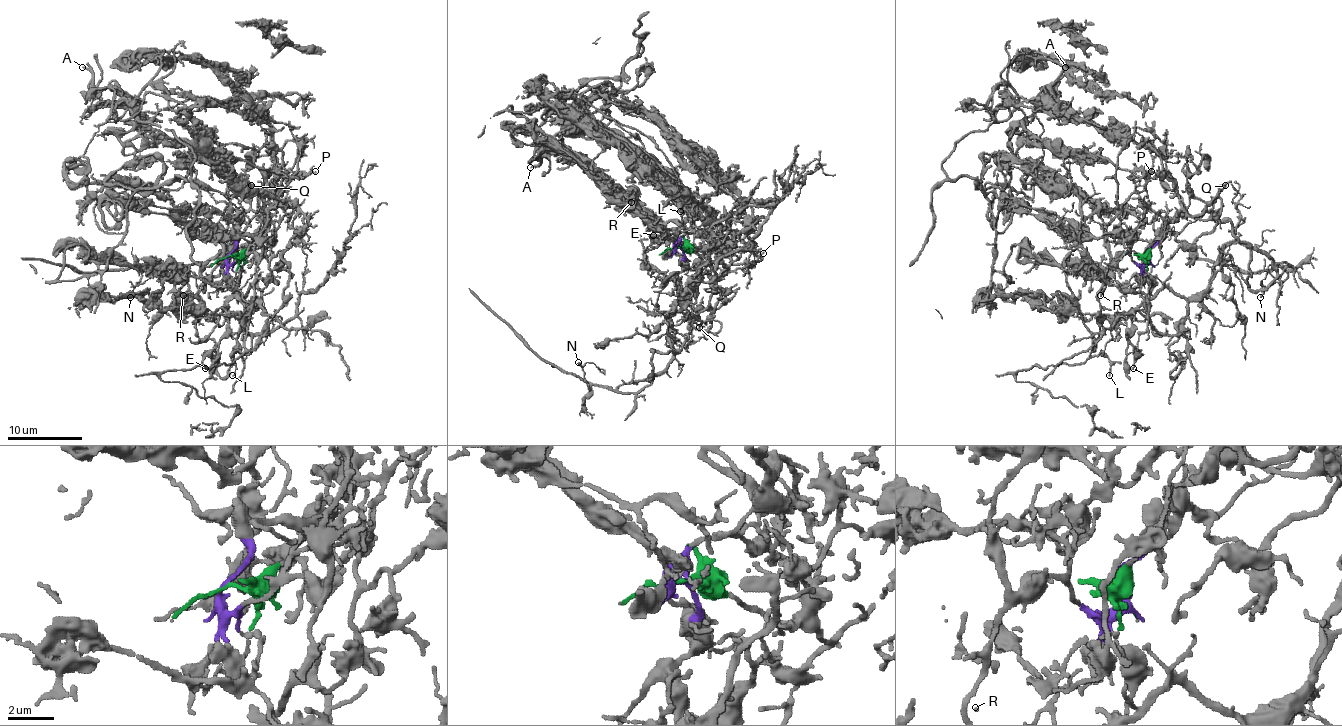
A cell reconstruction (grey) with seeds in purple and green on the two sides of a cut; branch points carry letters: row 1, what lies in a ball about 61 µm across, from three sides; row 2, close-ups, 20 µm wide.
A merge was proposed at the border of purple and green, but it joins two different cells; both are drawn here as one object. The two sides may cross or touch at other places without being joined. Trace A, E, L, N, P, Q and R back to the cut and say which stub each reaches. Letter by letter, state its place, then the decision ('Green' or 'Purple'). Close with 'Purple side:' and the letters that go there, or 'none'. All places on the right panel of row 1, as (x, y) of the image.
A: Place: (1065, 67). Purple
E: Place: (1133, 368). Purple
L: Place: (1109, 375). Purple
N: Place: (1260, 297). Green
P: Place: (1151, 171). Green
Q: Place: (1225, 185). Green
R: Place: (1100, 295). Purple
Purple side: A, E, L, R

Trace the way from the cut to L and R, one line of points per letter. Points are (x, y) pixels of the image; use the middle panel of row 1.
L: (676, 248), (667, 224), (676, 220), (687, 228), (697, 218), (691, 192), (680, 209), (683, 213), (680, 211)
R: (676, 248), (674, 250), (667, 230), (657, 220), (624, 207), (631, 202)

